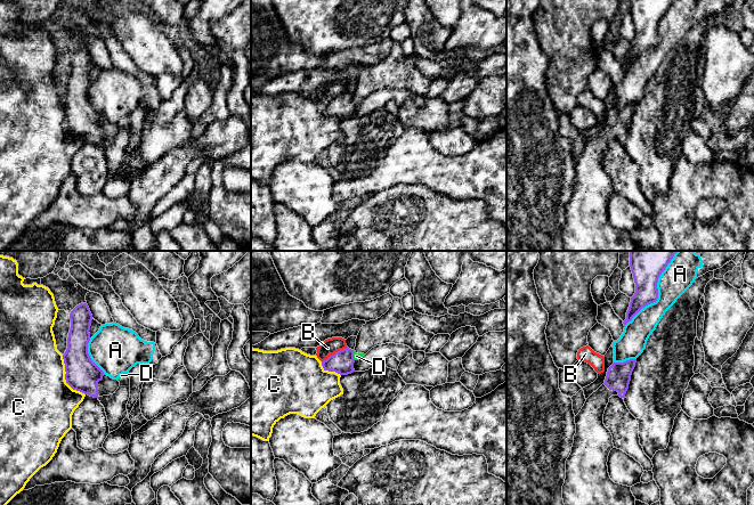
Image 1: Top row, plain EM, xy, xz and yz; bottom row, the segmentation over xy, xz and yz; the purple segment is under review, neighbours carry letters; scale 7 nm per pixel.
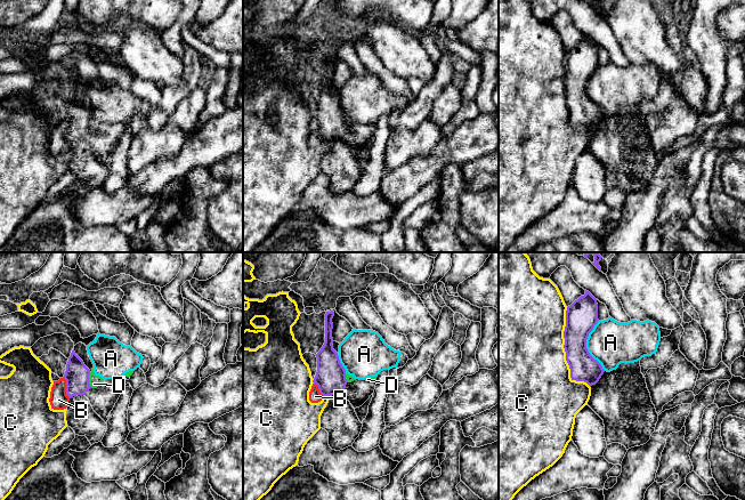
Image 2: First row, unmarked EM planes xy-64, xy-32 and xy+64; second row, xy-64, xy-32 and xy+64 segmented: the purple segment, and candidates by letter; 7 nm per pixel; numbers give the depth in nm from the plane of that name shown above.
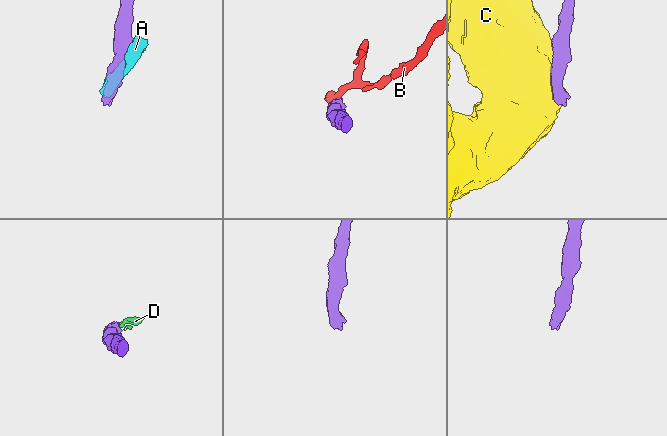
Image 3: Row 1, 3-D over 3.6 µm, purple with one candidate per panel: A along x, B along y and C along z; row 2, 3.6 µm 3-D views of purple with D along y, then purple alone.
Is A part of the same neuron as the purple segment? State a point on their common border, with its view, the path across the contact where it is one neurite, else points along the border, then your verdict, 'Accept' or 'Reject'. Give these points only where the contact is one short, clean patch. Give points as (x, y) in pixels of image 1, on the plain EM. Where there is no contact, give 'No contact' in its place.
Touches purple at yz (657, 39). Reject

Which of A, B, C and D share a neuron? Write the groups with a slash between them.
A D / B / C

